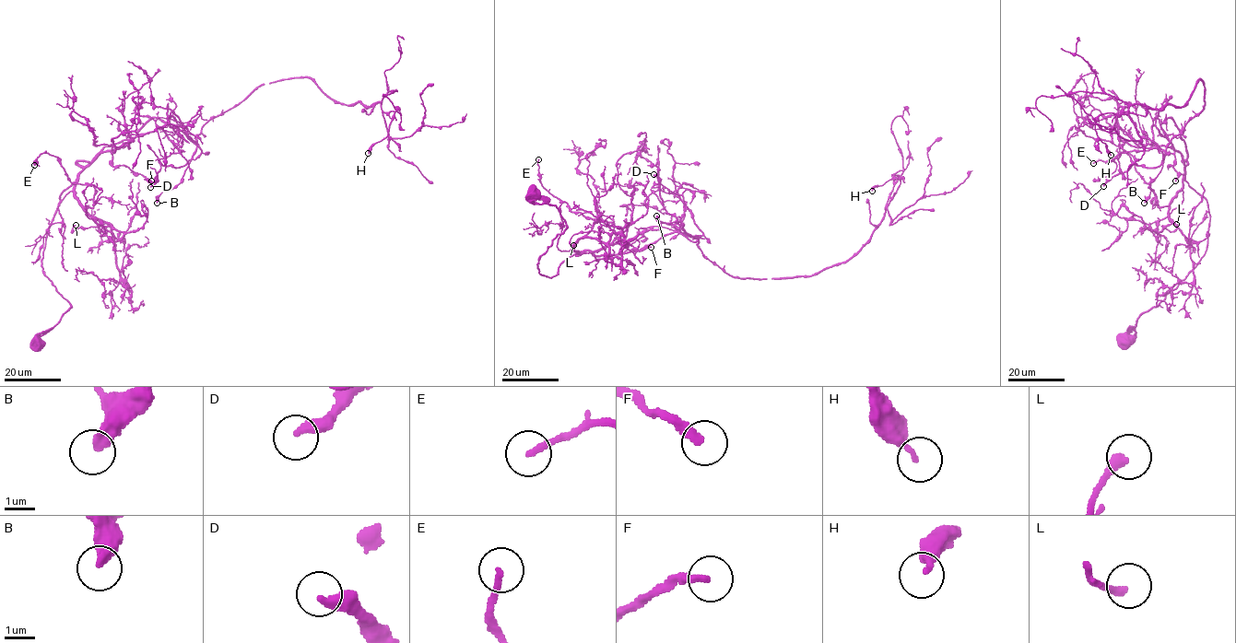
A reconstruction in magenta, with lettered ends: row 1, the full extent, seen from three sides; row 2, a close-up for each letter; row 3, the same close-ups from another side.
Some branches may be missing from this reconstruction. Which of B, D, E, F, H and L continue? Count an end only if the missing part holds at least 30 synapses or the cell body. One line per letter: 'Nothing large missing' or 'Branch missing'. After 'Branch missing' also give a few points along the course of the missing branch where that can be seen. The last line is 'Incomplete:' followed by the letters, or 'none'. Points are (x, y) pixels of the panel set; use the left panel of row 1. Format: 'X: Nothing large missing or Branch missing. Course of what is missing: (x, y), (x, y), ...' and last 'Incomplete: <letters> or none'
B: Nothing large missing
D: Branch missing. Course of what is missing: (150, 187), (137, 189), (121, 171), (97, 180), (93, 184), (93, 209), (76, 229), (78, 232)
E: Nothing large missing
F: Nothing large missing
H: Nothing large missing
L: Nothing large missing
Incomplete: D

